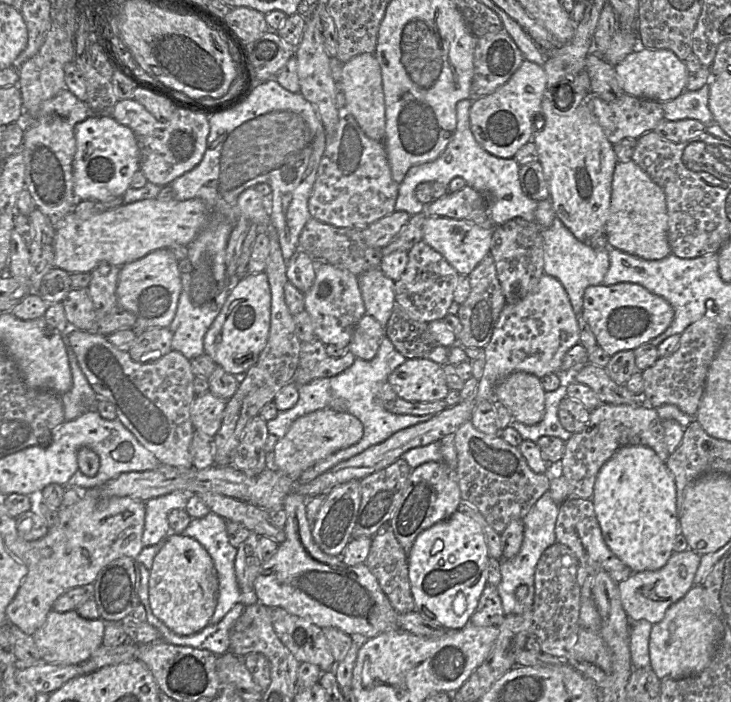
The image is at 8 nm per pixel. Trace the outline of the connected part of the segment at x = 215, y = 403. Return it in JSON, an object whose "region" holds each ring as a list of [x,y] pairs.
{"region":[[[209,391],[197,395],[194,398],[190,412],[194,429],[214,437],[221,426],[227,402],[214,396]]]}

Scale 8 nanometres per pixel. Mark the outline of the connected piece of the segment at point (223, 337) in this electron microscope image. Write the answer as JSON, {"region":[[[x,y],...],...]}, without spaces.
{"region":[[[266,273],[247,274],[235,283],[204,337],[204,354],[229,374],[246,373],[264,349],[270,330],[271,290]]]}

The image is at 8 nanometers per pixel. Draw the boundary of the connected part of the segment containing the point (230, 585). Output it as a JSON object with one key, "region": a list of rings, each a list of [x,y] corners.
{"region":[[[210,511],[205,517],[192,519],[190,524],[181,534],[198,541],[211,556],[219,581],[219,595],[217,606],[211,617],[210,623],[219,623],[224,616],[236,605],[240,603],[241,591],[237,583],[235,574],[235,559],[237,548],[233,547],[227,535],[227,521],[221,516]]]}

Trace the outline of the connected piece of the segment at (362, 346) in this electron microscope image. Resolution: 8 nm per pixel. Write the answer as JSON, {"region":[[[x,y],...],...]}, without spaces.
{"region":[[[365,314],[354,330],[348,350],[355,358],[370,361],[376,356],[385,336],[386,328],[373,317]]]}

